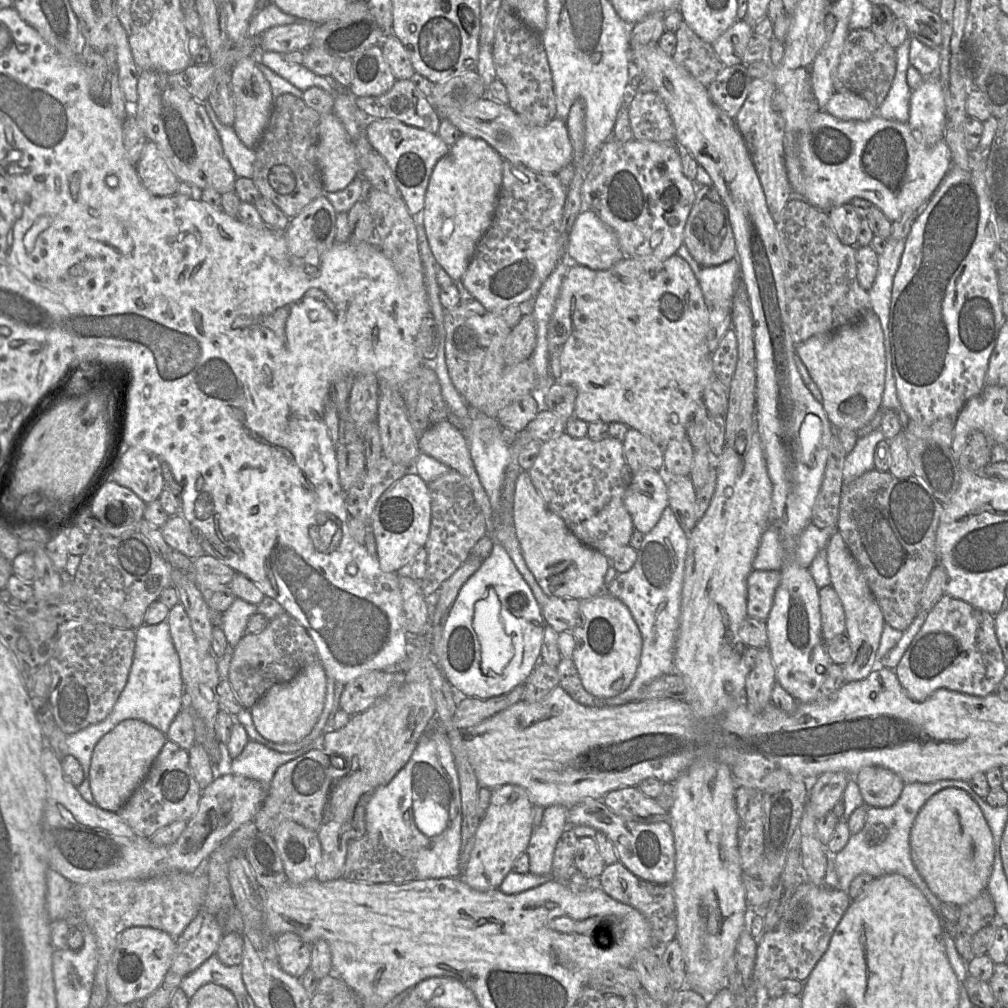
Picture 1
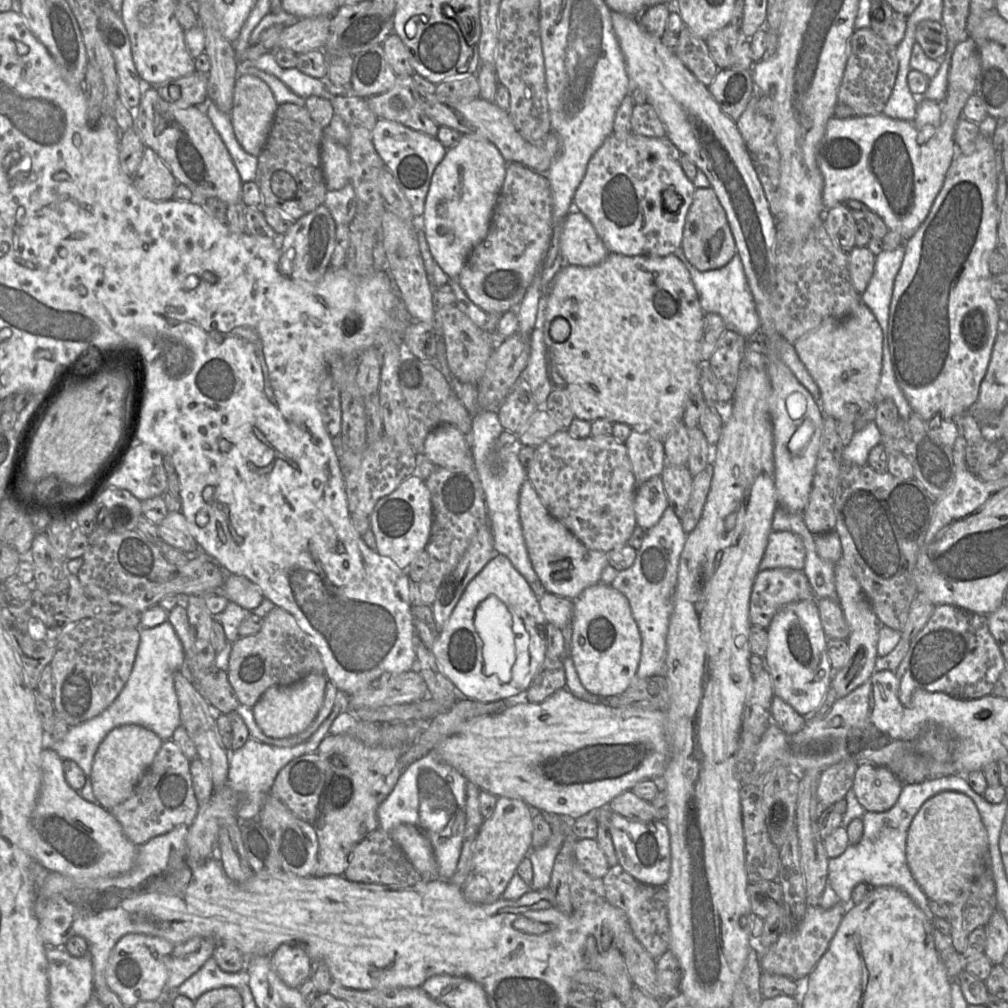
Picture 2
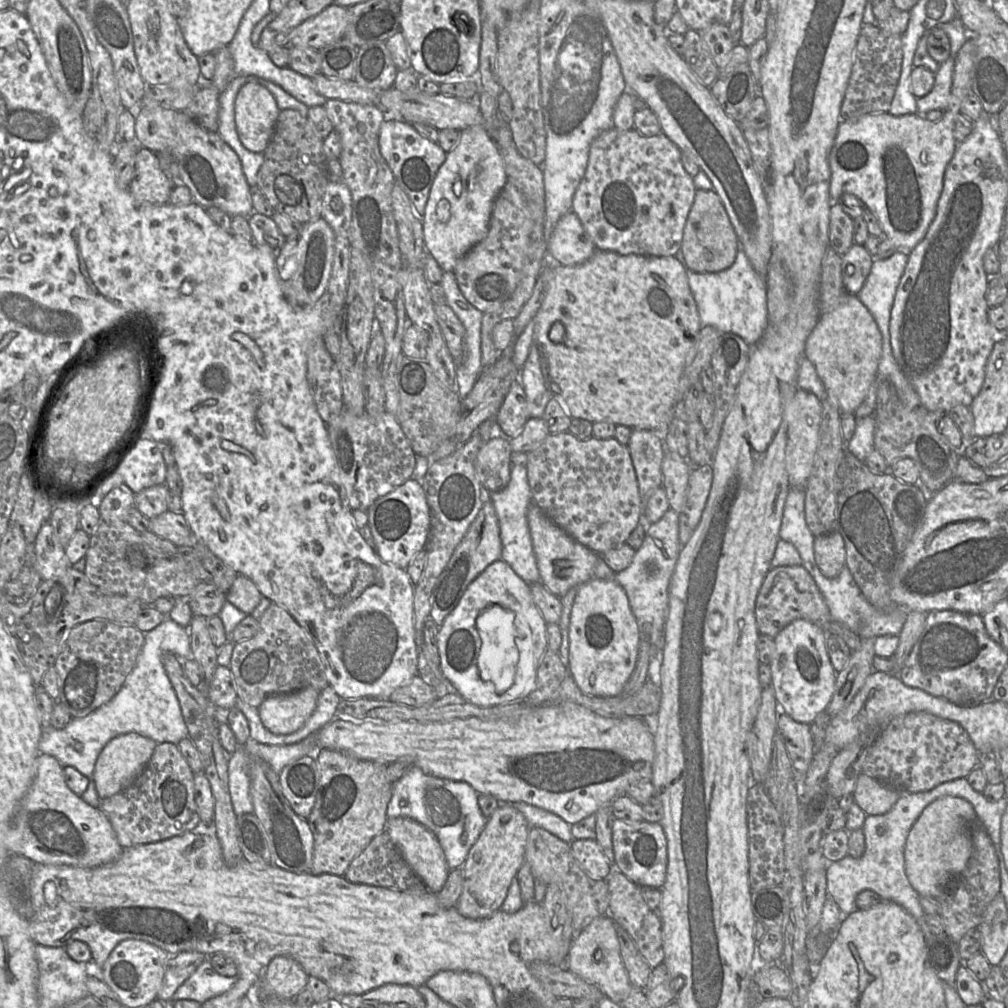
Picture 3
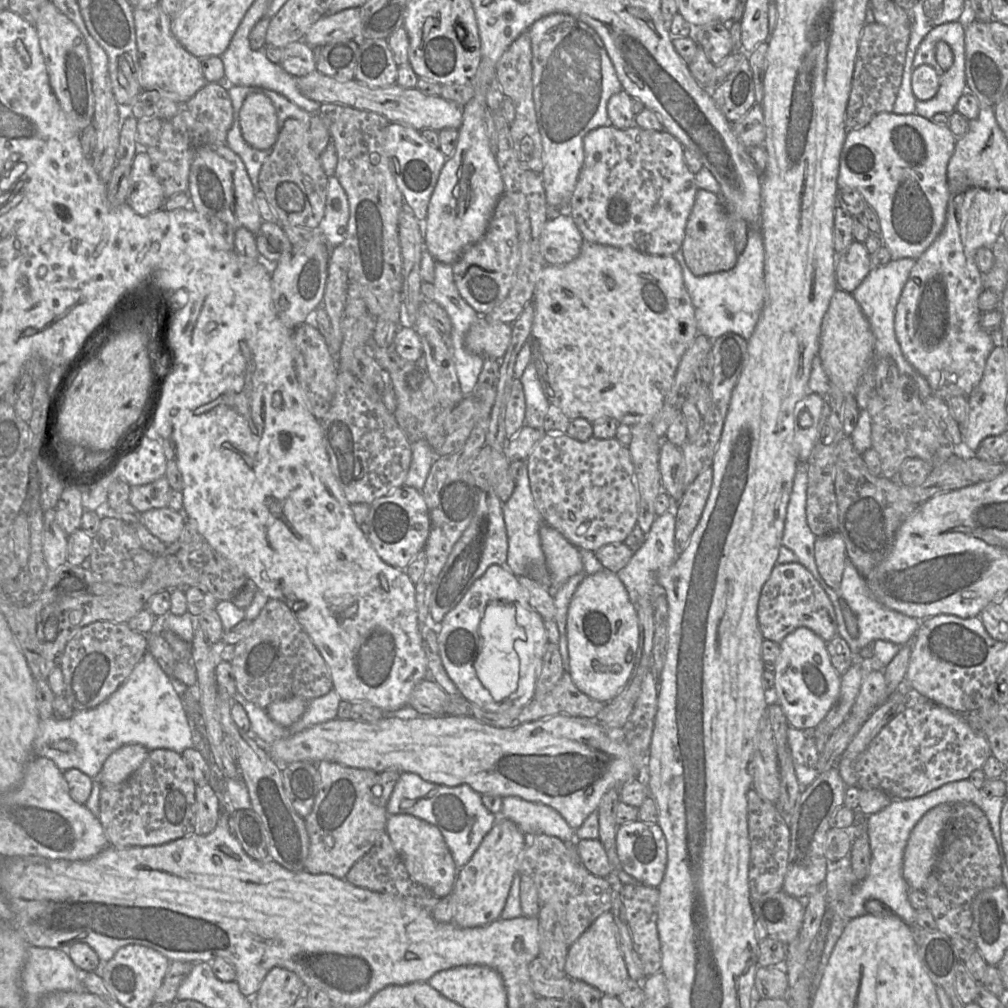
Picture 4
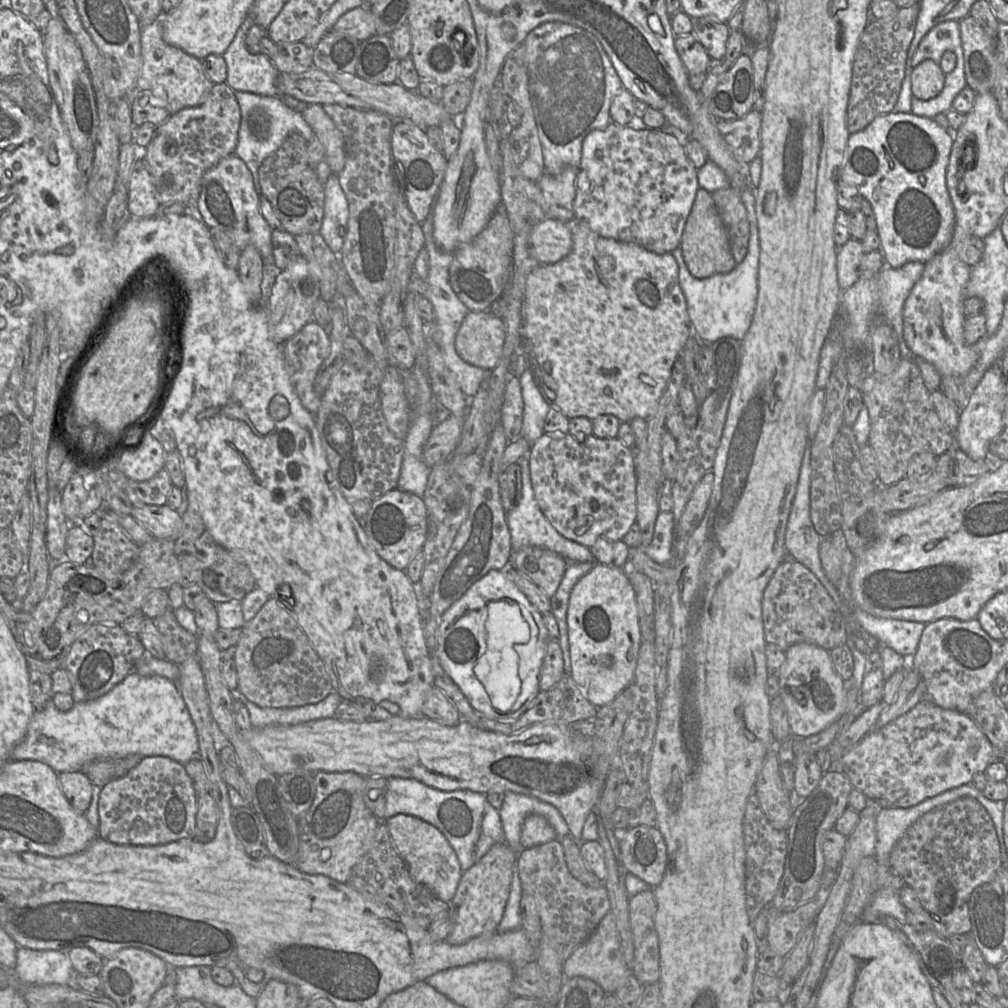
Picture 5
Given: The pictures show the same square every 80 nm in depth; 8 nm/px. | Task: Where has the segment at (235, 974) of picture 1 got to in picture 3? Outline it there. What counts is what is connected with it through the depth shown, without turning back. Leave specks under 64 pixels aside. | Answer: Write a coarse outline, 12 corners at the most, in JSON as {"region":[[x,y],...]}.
{"region":[[210,958],[172,996],[200,1004],[230,990],[235,977],[218,974]]}

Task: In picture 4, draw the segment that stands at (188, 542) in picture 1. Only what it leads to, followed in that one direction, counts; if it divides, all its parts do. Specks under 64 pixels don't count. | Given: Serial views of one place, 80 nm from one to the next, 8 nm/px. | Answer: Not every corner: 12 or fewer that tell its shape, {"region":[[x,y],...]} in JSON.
{"region":[[169,507],[141,514],[142,523],[166,545],[176,542],[186,517]]}

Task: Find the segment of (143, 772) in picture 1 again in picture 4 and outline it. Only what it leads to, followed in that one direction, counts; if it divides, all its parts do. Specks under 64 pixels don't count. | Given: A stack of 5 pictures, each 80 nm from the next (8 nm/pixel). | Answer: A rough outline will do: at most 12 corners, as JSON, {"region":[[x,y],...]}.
{"region":[[126,744],[105,760],[96,780],[116,785],[127,780],[149,750]]}

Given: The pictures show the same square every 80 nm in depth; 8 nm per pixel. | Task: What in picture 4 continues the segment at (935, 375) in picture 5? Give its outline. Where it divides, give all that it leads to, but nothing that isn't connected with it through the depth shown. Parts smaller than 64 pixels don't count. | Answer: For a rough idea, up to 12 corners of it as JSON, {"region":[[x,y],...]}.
{"region":[[916,260],[872,269],[852,295],[870,324],[875,358],[892,358],[924,401],[927,380],[905,359],[896,306]]}

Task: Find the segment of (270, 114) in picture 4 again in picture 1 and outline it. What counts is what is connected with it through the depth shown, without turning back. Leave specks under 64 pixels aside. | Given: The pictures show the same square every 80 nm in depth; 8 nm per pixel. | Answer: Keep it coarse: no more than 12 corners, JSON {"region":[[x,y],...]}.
{"region":[[255,56],[231,70],[233,128],[255,149],[274,96]]}

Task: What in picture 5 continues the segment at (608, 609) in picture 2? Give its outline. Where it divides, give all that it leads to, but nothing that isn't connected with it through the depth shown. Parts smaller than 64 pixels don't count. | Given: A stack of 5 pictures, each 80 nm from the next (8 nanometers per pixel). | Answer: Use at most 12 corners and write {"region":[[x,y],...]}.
{"region":[[622,567],[571,591],[570,674],[603,707],[633,681],[642,642]]}

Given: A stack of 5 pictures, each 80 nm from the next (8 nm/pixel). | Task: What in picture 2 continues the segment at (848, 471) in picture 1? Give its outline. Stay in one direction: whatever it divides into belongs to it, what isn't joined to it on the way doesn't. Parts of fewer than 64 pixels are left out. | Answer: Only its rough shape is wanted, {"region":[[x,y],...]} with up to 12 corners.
{"region":[[875,421],[855,432],[843,463],[867,465],[882,434]]}

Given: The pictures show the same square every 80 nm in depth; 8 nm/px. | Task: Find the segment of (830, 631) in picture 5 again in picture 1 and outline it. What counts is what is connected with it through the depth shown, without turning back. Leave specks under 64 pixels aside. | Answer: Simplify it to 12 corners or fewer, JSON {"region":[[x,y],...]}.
{"region":[[752,570],[747,614],[766,622],[780,571]]}

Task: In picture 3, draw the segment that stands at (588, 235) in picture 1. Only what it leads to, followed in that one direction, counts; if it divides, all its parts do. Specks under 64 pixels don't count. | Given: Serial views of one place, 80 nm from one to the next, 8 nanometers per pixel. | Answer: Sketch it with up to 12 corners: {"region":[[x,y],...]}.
{"region":[[568,212],[548,242],[548,260],[587,261],[596,247]]}

